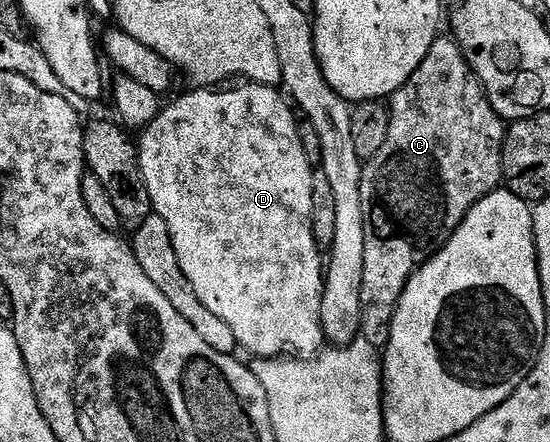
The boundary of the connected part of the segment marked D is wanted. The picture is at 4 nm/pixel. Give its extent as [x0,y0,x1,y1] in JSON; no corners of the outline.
[136,81,324,359]

